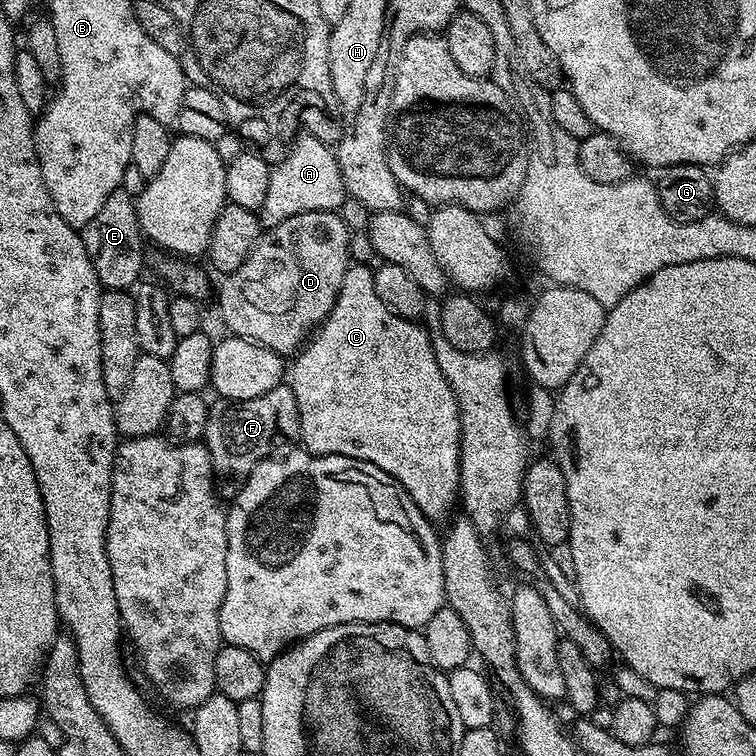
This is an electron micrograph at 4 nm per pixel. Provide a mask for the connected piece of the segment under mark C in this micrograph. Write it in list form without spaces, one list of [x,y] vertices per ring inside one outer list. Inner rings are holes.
[[[353,263],[342,278],[340,293],[330,314],[324,319],[324,323],[320,325],[315,335],[299,349],[298,355],[291,361],[290,387],[298,402],[299,443],[307,451],[313,452],[315,456],[345,456],[378,466],[378,470],[390,474],[403,486],[406,494],[410,494],[410,498],[418,506],[418,510],[422,510],[427,520],[439,522],[439,520],[449,519],[448,511],[451,510],[452,503],[454,505],[457,503],[460,491],[460,411],[458,402],[454,398],[454,390],[450,390],[450,382],[446,382],[442,370],[438,370],[429,329],[424,329],[420,324],[422,323],[415,319],[400,317],[388,309],[375,290],[375,271],[371,267],[368,269],[364,264]]]

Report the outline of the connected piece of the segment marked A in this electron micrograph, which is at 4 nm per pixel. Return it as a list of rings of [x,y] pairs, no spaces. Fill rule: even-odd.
[[[307,134],[297,135],[295,140],[272,164],[270,187],[266,190],[266,199],[262,201],[258,213],[265,229],[278,226],[278,222],[286,222],[286,218],[294,218],[294,214],[306,214],[310,210],[335,212],[344,205],[346,193],[335,151],[318,138]]]

